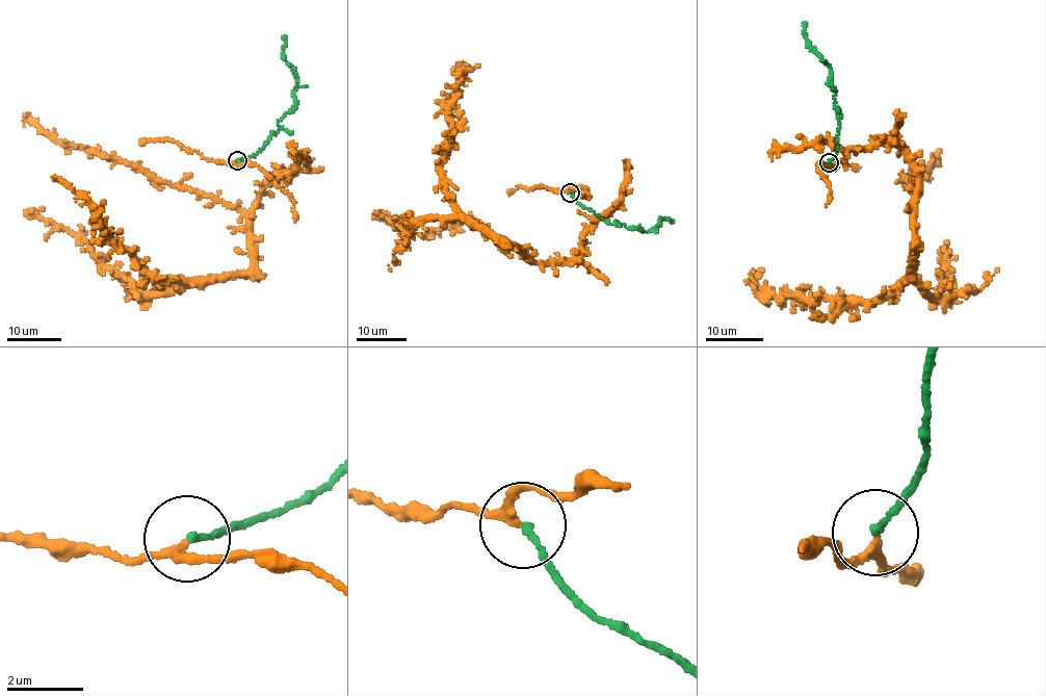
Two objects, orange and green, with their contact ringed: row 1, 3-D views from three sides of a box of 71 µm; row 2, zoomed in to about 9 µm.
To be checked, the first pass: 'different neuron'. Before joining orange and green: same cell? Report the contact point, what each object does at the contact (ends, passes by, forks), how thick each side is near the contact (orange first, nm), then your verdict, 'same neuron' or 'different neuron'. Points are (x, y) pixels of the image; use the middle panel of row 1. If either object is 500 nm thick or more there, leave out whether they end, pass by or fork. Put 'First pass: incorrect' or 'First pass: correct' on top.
First pass: incorrect
at (570, 192); orange passes by; green ends there; 200 nm thick on the orange side, 180 nm on the other; same neuron

